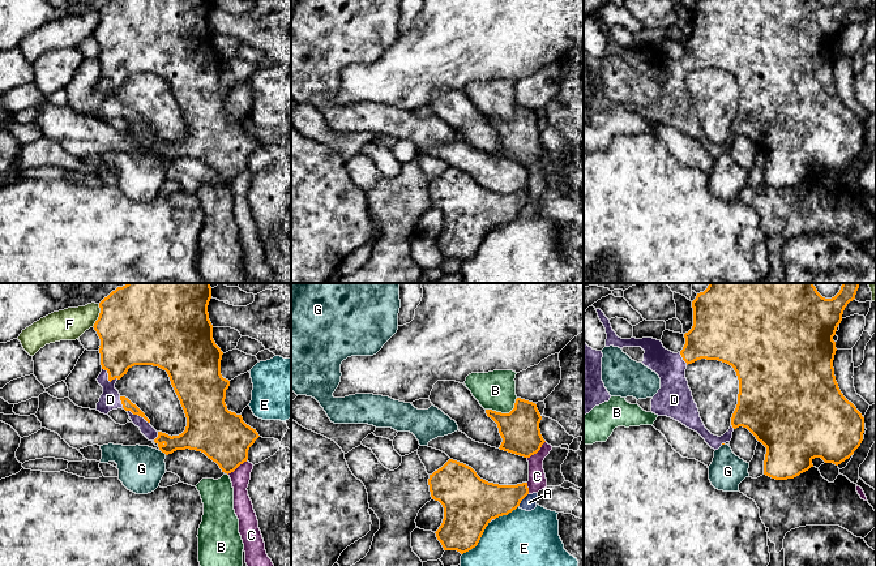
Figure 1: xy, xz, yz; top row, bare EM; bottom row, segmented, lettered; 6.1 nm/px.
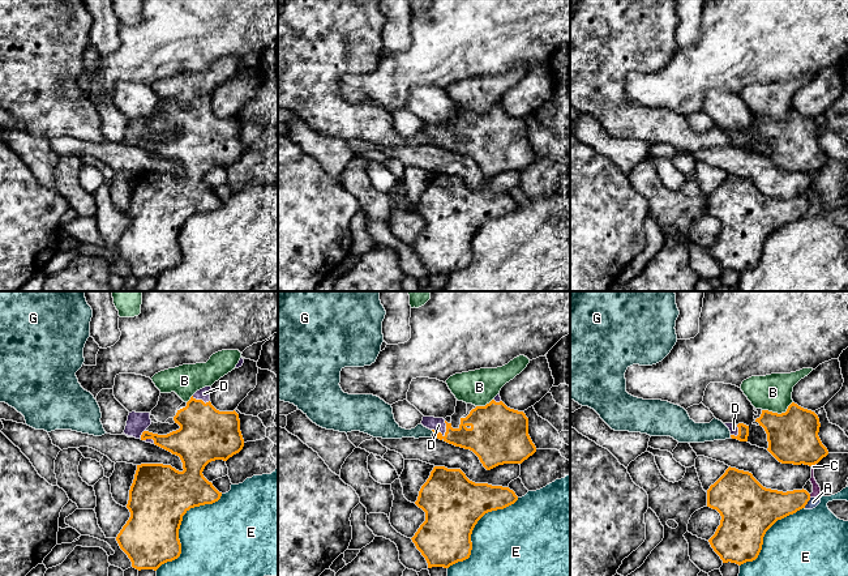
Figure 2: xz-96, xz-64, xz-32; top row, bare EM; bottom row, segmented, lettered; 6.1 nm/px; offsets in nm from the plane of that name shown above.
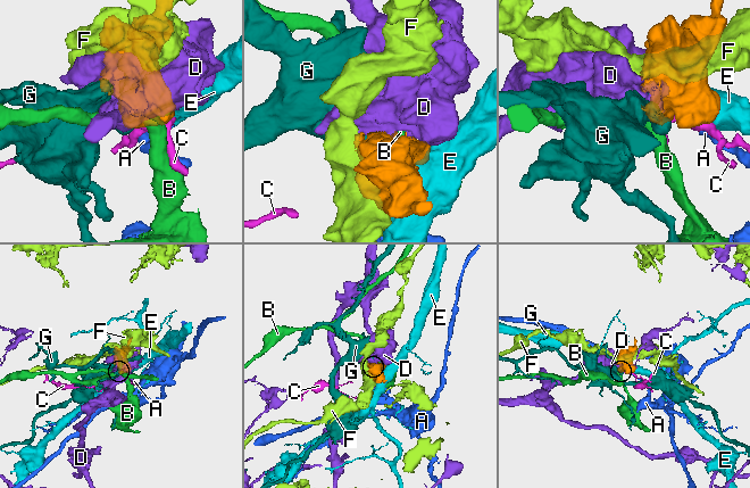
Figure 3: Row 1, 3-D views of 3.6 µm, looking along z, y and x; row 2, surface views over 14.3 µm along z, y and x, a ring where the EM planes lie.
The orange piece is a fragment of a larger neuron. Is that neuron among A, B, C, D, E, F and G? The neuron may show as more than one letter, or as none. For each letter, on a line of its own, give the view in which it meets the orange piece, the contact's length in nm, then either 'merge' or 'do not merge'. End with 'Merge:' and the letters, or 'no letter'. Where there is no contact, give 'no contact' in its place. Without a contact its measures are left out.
A: xz | 110 nm | do not merge
B: xz | 220 nm | do not merge
C: xz | 160 nm | do not merge
D: xy | 120 nm | merge
E: xz | 260 nm | do not merge
F: xy | 150 nm | do not merge
G: xy | 50 nm | do not merge
Merge: D

